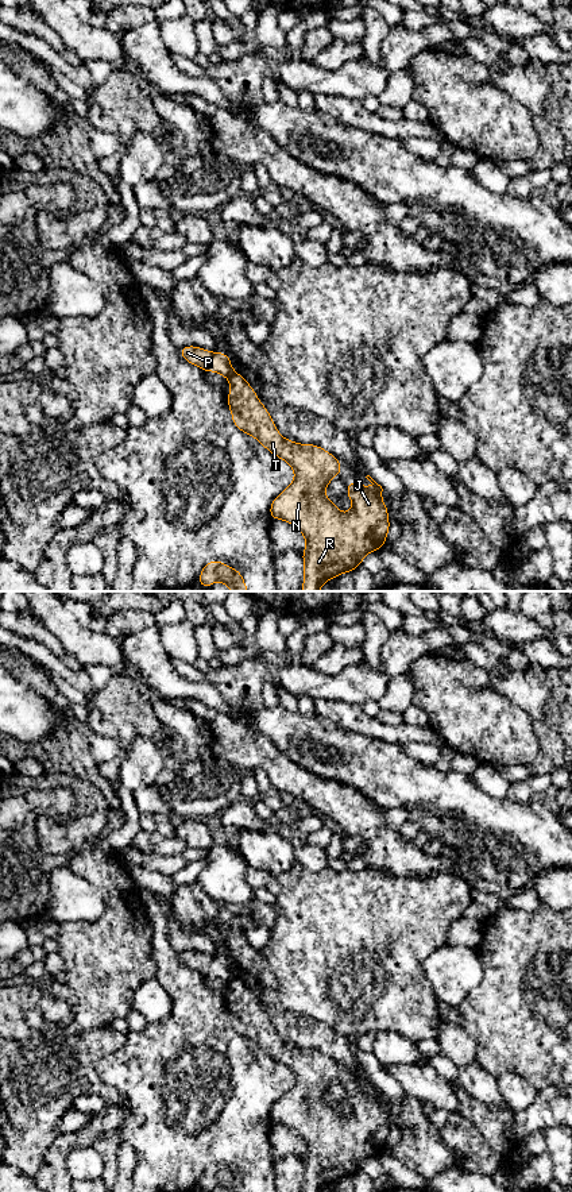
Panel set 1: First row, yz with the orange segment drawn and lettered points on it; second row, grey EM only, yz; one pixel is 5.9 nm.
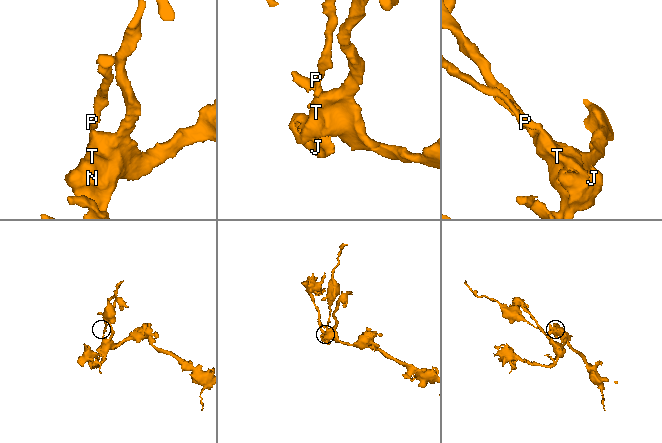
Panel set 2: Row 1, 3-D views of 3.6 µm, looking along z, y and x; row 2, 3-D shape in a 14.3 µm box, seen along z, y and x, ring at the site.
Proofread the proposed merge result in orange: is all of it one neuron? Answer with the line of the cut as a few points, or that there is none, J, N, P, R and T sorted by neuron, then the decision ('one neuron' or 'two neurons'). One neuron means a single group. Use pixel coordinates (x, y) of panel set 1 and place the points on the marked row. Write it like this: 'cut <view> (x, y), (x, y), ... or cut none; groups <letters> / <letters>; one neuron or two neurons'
cut yz (232, 370), (227, 375); groups J N R T / P; two neurons

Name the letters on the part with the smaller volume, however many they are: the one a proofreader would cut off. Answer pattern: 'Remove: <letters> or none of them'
Remove: P

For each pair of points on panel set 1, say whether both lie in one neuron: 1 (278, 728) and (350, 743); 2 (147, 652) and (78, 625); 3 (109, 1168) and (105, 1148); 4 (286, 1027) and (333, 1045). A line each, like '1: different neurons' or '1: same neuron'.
1: same neuron
2: different neurons
3: same neuron
4: same neuron

